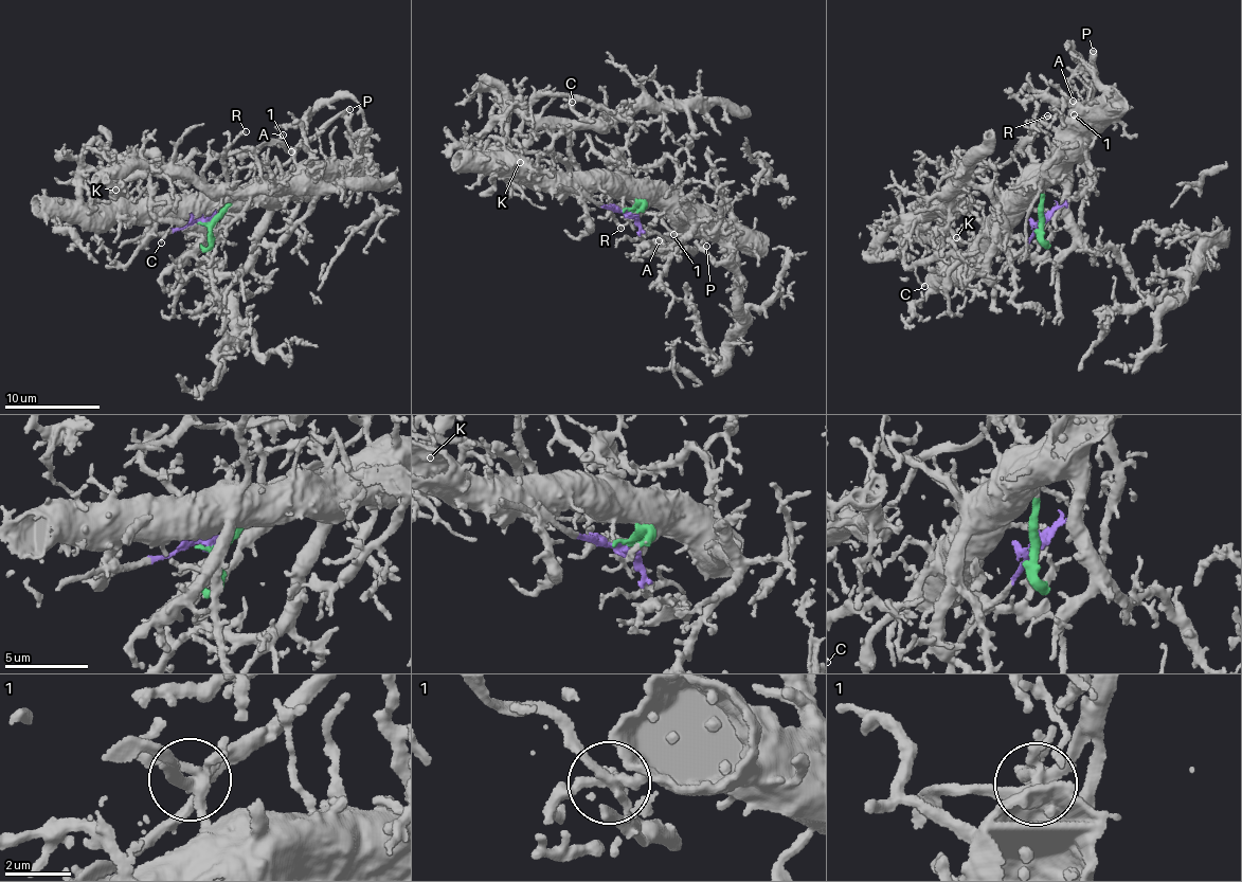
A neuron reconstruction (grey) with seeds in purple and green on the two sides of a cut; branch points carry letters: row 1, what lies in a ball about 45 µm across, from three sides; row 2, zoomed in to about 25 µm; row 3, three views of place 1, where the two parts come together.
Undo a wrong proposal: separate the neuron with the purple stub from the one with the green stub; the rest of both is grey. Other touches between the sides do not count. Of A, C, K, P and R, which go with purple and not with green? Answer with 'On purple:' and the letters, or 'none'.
On purple: P

